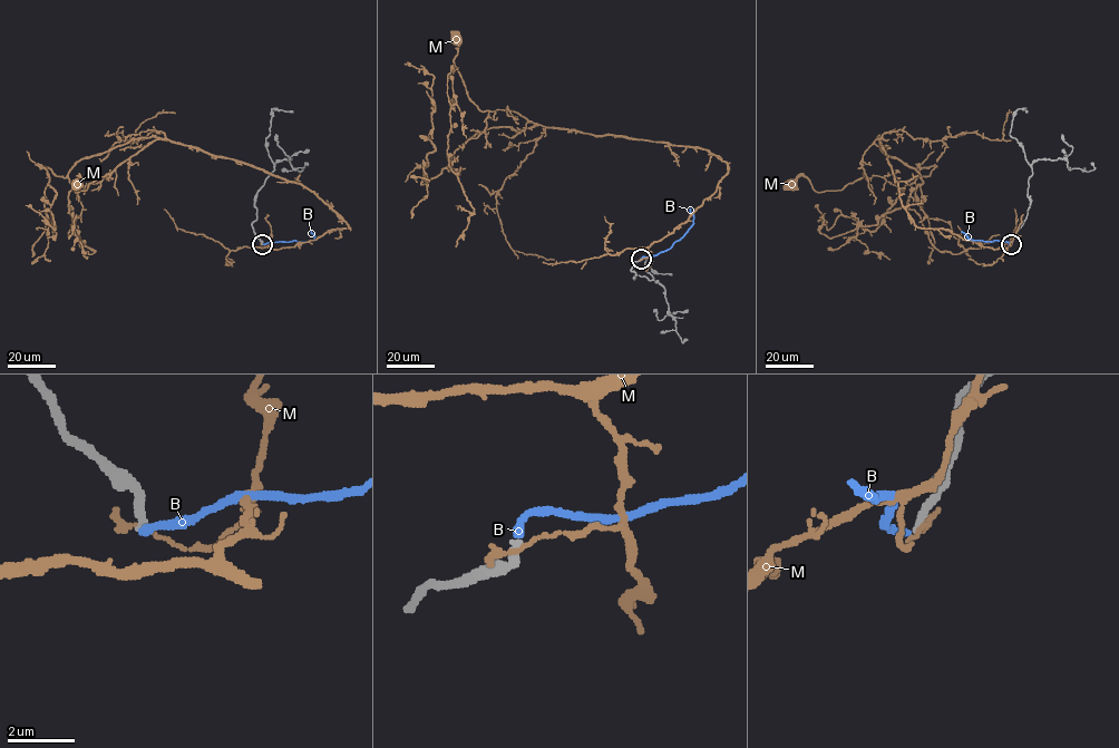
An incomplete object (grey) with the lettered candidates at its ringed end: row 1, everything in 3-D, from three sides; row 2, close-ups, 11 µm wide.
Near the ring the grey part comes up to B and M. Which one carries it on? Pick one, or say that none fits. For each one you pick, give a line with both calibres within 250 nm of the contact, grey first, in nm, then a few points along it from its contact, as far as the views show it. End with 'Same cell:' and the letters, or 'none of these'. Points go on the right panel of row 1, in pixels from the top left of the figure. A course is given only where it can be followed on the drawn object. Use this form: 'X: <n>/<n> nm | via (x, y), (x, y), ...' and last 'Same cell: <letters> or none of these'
B: 240/200 nm | via (1010, 244), (972, 240), (961, 231)
Same cell: B

